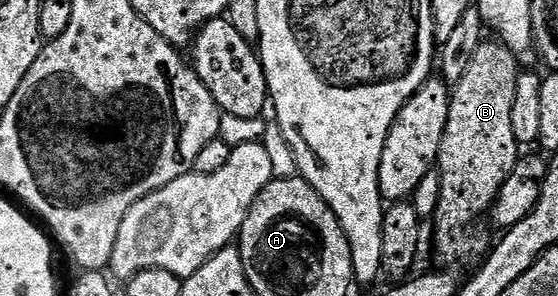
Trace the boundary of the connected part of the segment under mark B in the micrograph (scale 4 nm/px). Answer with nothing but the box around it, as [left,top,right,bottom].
[434,41,522,263]

